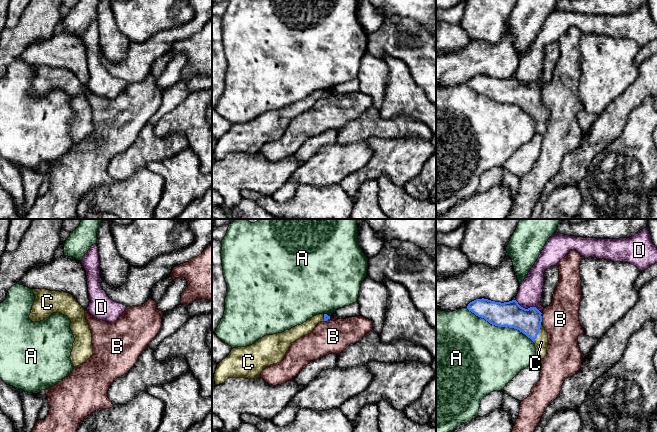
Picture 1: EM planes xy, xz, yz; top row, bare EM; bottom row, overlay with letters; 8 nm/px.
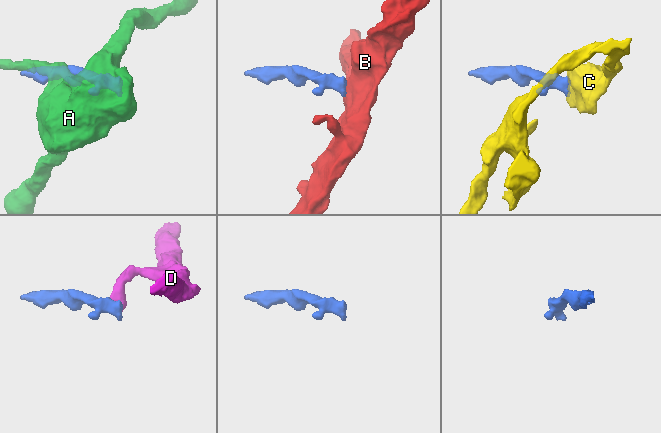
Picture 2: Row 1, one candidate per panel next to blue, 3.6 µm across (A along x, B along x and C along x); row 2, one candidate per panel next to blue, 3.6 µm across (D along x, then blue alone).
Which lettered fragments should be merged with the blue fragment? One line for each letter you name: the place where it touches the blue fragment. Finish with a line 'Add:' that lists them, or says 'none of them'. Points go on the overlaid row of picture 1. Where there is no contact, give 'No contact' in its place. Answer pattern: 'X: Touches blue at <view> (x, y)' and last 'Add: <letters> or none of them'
C: Touches blue at yz (538, 332)
Add: C

